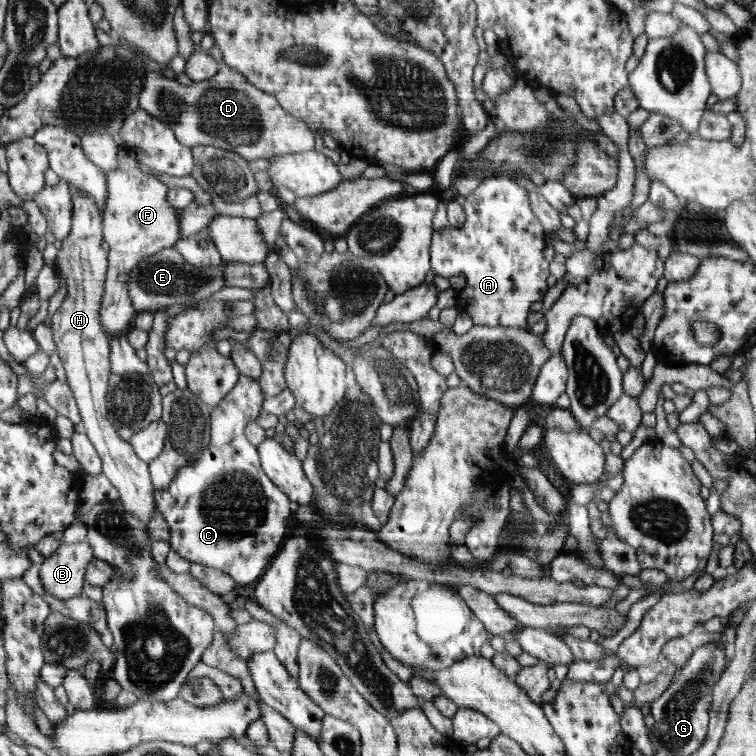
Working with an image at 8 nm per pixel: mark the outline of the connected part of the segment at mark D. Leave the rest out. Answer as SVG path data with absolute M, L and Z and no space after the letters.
M220 64L218 74L204 82L180 84L177 79L167 79L162 72L150 72L145 78L144 90L140 98L141 108L156 119L166 123L174 136L184 146L193 149L198 146L216 147L234 152L248 162L319 150L317 134L313 129L293 114L281 107L277 97L270 95L257 85L250 84L236 68Z

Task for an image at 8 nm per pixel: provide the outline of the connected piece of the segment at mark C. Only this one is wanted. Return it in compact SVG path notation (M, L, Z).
M245 375L240 376L233 391L212 412L210 442L201 456L180 468L167 488L153 490L157 512L164 515L170 527L171 549L189 562L221 570L242 585L256 582L268 570L269 564L288 538L295 509L289 496L282 493L266 476L261 467L260 451L245 435L245 429L257 420L263 410L265 399L262 392L264 390L258 381Z

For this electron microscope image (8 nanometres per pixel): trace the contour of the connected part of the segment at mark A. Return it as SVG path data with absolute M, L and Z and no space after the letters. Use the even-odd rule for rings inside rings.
M490 176L481 179L475 190L462 201L466 221L462 227L446 227L434 232L432 261L438 276L464 276L465 287L459 292L458 308L466 311L476 326L514 327L529 330L528 314L534 302L542 301L546 294L548 262L544 258L546 236L542 228L522 228L522 204L533 205L531 193L508 176Z

